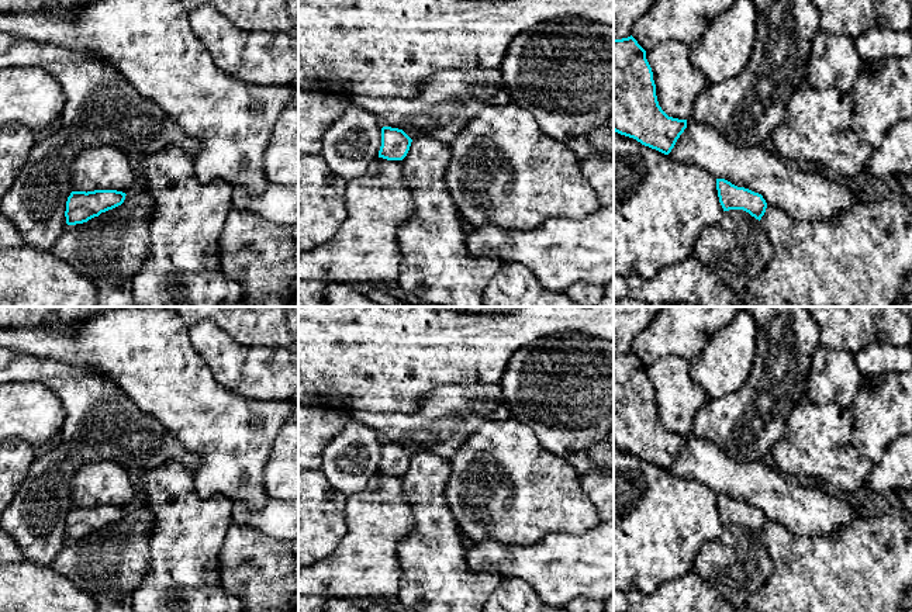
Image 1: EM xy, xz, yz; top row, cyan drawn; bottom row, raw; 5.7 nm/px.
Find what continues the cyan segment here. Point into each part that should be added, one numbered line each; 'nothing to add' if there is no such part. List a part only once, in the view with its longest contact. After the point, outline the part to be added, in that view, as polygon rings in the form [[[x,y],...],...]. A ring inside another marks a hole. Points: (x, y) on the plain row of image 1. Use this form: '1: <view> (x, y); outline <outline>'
nothing to add

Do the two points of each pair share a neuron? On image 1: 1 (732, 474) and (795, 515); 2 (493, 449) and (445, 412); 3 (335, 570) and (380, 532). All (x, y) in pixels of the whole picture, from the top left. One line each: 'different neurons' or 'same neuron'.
1: same neuron
2: different neurons
3: same neuron

